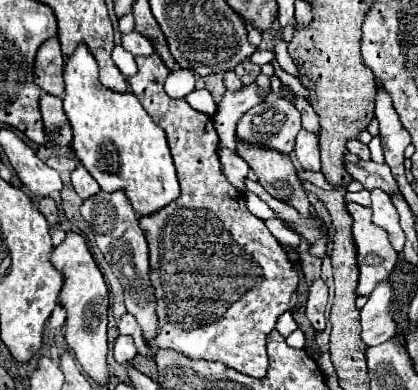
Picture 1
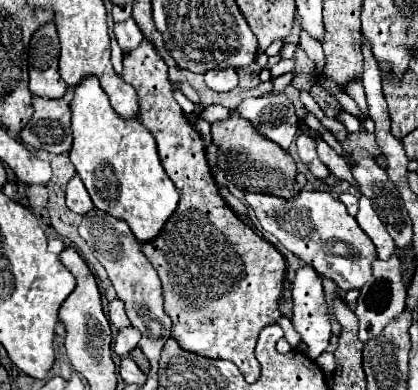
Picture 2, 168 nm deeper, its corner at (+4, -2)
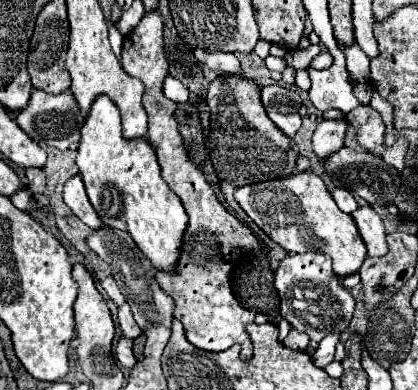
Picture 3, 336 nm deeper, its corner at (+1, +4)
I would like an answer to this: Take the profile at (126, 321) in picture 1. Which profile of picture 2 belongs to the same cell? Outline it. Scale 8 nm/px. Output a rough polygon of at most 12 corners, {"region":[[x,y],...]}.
{"region":[[123,302],[109,304],[109,320],[117,330],[131,326]]}

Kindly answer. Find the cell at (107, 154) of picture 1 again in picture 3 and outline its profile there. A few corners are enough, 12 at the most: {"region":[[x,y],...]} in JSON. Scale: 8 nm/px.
{"region":[[98,98],[76,162],[104,226],[176,272],[188,216]]}

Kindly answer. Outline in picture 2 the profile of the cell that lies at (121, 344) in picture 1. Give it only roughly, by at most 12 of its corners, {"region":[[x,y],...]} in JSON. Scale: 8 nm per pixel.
{"region":[[133,326],[119,330],[113,352],[119,358],[137,346],[141,332]]}

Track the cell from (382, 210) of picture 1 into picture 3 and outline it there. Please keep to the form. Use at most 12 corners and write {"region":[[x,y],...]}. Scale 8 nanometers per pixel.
{"region":[[370,206],[352,212],[366,256],[388,252],[380,216]]}

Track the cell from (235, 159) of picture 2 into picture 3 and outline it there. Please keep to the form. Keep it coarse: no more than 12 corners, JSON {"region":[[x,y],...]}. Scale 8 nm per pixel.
{"region":[[218,74],[206,148],[238,188],[296,170],[254,78]]}

